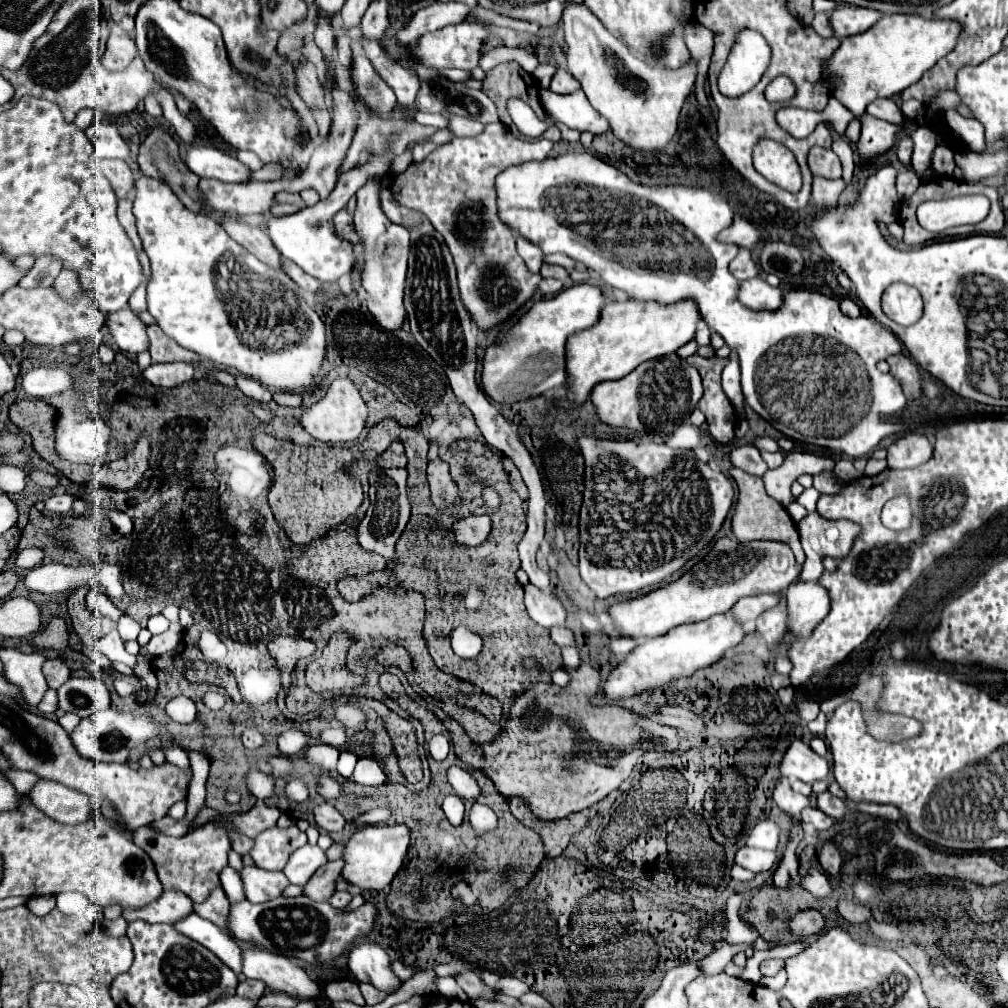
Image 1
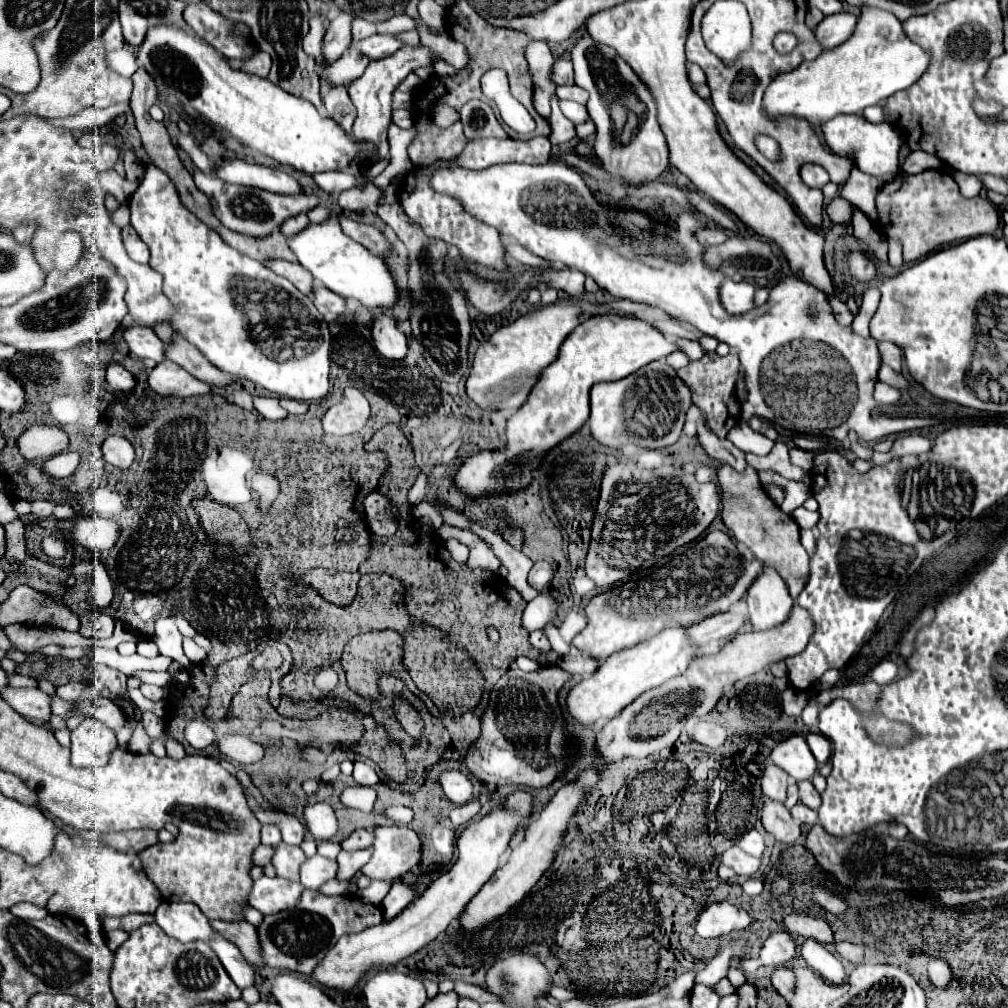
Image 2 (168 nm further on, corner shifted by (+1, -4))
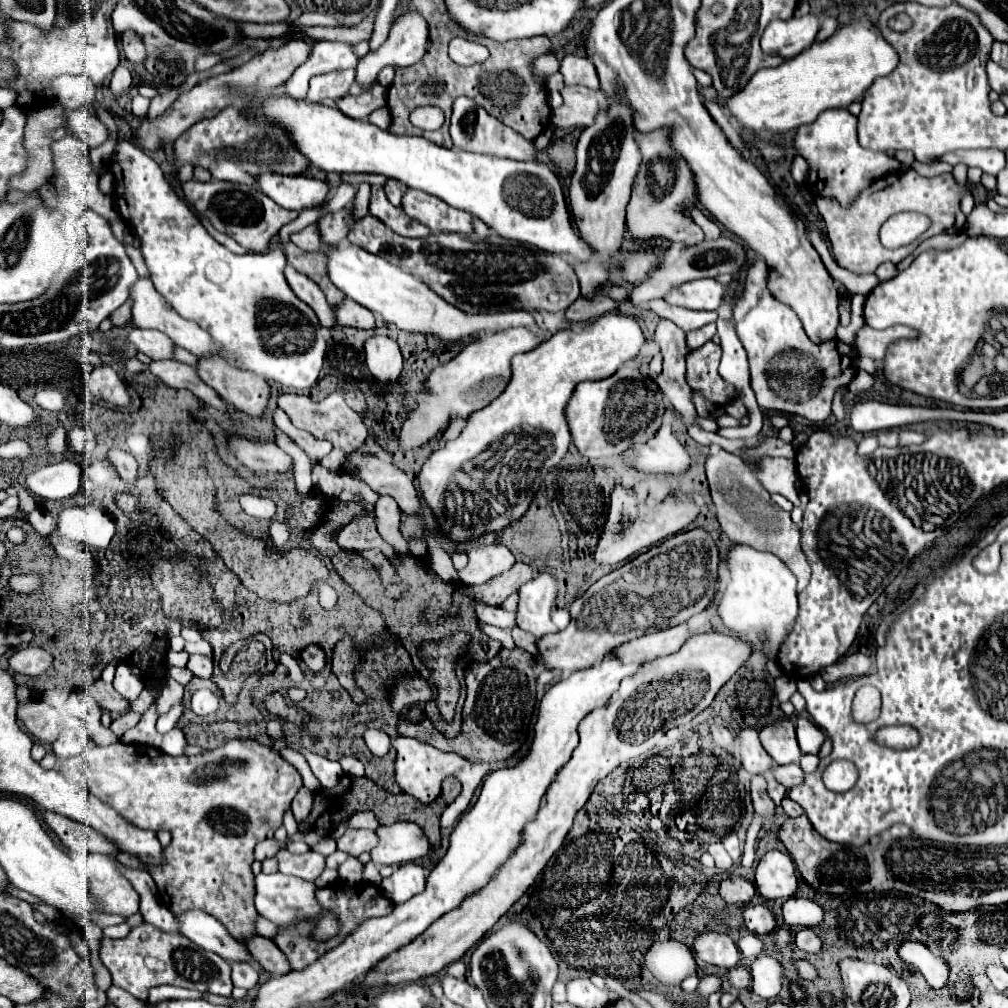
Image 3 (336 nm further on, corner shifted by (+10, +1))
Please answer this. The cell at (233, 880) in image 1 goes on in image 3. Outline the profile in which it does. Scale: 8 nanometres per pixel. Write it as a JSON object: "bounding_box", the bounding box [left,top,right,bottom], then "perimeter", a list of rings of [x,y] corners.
{"bounding_box":[257,917,277,939],"perimeter":[[[259,917],[259,919],[257,919],[257,933],[263,935],[263,937],[267,937],[267,939],[275,939],[275,935],[277,935],[277,925],[273,925],[273,923],[267,921],[265,917]]]}

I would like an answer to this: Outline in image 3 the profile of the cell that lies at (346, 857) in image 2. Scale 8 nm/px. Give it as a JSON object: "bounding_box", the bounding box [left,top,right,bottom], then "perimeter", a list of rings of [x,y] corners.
{"bounding_box":[337,829,379,857],"perimeter":[[[347,829],[347,833],[337,841],[337,849],[357,857],[363,851],[371,851],[377,843],[379,843],[379,837],[377,837],[375,831],[369,831],[369,829]]]}

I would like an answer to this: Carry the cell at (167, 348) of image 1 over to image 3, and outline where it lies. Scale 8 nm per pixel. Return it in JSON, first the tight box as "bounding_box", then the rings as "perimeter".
{"bounding_box":[197,357,271,417],"perimeter":[[[217,357],[201,359],[197,373],[225,401],[229,401],[243,413],[259,417],[267,409],[271,387],[263,377],[251,371],[237,369],[229,365],[225,359]]]}

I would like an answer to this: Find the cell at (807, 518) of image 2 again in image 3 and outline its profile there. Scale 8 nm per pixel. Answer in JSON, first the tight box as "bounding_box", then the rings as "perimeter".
{"bounding_box":[757,459,799,505],"perimeter":[[[763,459],[757,469],[757,479],[759,483],[769,491],[769,493],[779,493],[787,497],[793,505],[799,505],[799,495],[795,489],[797,481],[797,469],[793,459]]]}

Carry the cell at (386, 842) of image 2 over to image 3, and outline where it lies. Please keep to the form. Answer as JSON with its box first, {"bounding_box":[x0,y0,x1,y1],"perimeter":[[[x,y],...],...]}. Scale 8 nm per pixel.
{"bounding_box":[371,823,431,865],"perimeter":[[[393,823],[377,829],[379,845],[371,851],[371,861],[379,865],[399,865],[425,857],[431,849],[429,839],[417,823]]]}

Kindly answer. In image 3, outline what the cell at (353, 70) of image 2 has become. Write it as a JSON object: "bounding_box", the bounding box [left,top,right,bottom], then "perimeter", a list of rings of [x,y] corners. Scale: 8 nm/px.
{"bounding_box":[307,69,355,107],"perimeter":[[[345,69],[345,71],[313,77],[309,85],[307,101],[335,107],[335,101],[349,93],[349,87],[353,85],[353,81],[355,81],[355,69]]]}

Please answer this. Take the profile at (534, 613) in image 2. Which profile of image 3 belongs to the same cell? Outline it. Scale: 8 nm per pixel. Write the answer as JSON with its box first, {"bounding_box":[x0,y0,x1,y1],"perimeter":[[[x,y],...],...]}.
{"bounding_box":[475,603,515,629],"perimeter":[[[479,603],[475,607],[477,611],[477,619],[479,621],[485,621],[485,623],[493,623],[501,629],[513,629],[515,627],[515,613],[509,613],[509,611],[503,611],[501,607],[491,607],[491,605],[483,605]]]}

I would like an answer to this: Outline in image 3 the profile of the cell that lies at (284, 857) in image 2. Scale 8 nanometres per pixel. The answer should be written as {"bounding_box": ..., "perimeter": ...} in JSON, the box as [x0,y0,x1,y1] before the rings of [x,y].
{"bounding_box":[277,849,325,881],"perimeter":[[[287,849],[277,853],[279,871],[285,875],[295,875],[307,881],[315,881],[325,869],[325,857],[317,851],[307,851],[305,855],[293,855]]]}

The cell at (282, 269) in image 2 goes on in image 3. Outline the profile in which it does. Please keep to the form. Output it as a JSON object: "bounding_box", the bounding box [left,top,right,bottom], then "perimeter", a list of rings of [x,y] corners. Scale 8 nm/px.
{"bounding_box":[285,265,337,329],"perimeter":[[[291,265],[285,267],[285,277],[287,277],[287,283],[289,283],[289,287],[293,289],[293,293],[295,293],[301,301],[305,301],[305,303],[315,311],[315,315],[319,317],[319,323],[321,323],[323,327],[331,329],[331,327],[337,325],[335,313],[333,313],[333,309],[329,307],[329,303],[325,301],[325,295],[323,295],[323,291],[317,287],[317,283],[313,283],[309,277],[297,273]]]}

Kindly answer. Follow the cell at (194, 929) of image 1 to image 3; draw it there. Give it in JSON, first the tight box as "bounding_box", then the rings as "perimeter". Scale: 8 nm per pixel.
{"bounding_box":[231,963,259,989],"perimeter":[[[235,963],[235,965],[231,965],[231,969],[233,969],[233,975],[231,975],[231,979],[233,979],[233,985],[235,987],[243,987],[243,989],[253,989],[255,985],[257,985],[257,981],[259,981],[259,971],[253,967],[253,965],[247,965],[247,963]]]}

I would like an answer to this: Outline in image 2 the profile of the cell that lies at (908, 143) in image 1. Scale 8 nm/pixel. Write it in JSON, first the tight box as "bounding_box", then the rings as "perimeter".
{"bounding_box":[902,150,936,174],"perimeter":[[[912,150],[912,152],[904,158],[902,170],[904,170],[906,174],[920,174],[920,172],[924,172],[924,170],[928,170],[928,168],[934,168],[934,164],[936,164],[936,158],[934,158],[934,156],[926,154],[926,152],[922,152],[922,150]]]}

